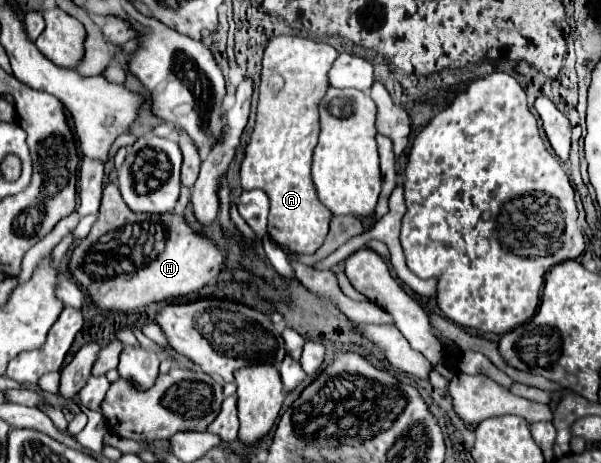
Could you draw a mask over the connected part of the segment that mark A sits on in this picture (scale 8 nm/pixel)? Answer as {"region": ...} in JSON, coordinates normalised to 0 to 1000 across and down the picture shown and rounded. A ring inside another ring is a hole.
{"region":[[[483,73],[459,78],[446,91],[436,130],[436,177],[433,177],[433,207],[426,233],[426,268],[399,363],[403,406],[406,410],[433,406],[449,428],[449,467],[446,467],[449,514],[459,527],[476,531],[479,540],[496,549],[522,549],[539,527],[539,514],[546,505],[546,484],[552,471],[549,454],[542,454],[536,436],[529,436],[516,384],[516,359],[519,359],[519,324],[529,307],[529,220],[536,216],[536,203],[542,203],[546,151],[556,138],[559,121],[562,112],[549,95],[502,78],[483,78]]]}

